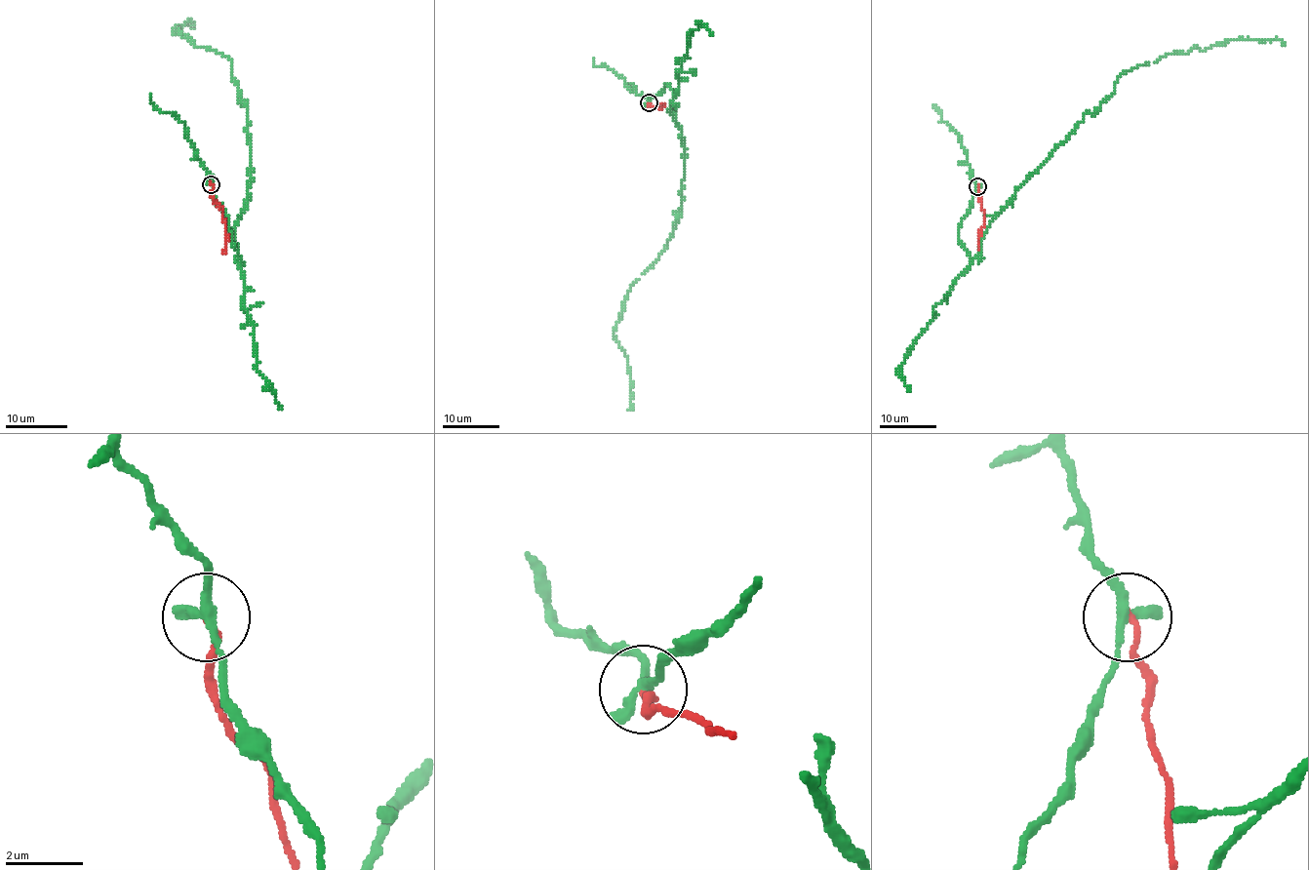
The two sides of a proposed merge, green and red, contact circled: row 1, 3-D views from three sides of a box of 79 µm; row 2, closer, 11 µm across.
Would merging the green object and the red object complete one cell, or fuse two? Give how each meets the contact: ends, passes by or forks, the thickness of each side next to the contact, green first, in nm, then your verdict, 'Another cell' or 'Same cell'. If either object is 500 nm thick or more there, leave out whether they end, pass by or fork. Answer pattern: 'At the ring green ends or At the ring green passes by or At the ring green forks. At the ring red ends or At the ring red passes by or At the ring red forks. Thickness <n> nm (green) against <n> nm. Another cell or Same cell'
At the ring green passes by. At the ring red ends. Thickness 260 nm (green) against 150 nm. Another cell

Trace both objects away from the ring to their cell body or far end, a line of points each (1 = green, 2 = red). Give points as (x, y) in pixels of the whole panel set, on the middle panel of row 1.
1: (648, 102), (666, 83), (674, 90), (685, 175), (677, 224), (614, 333), (634, 411)
2: (648, 102), (661, 108), (659, 102)

